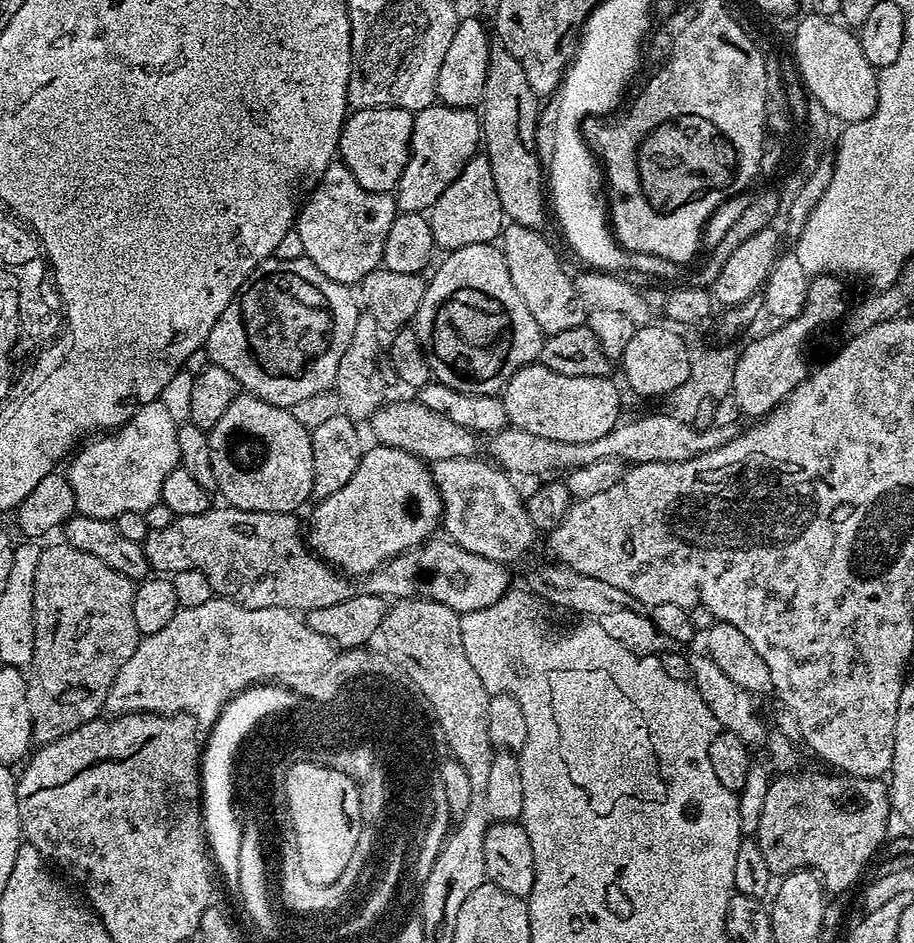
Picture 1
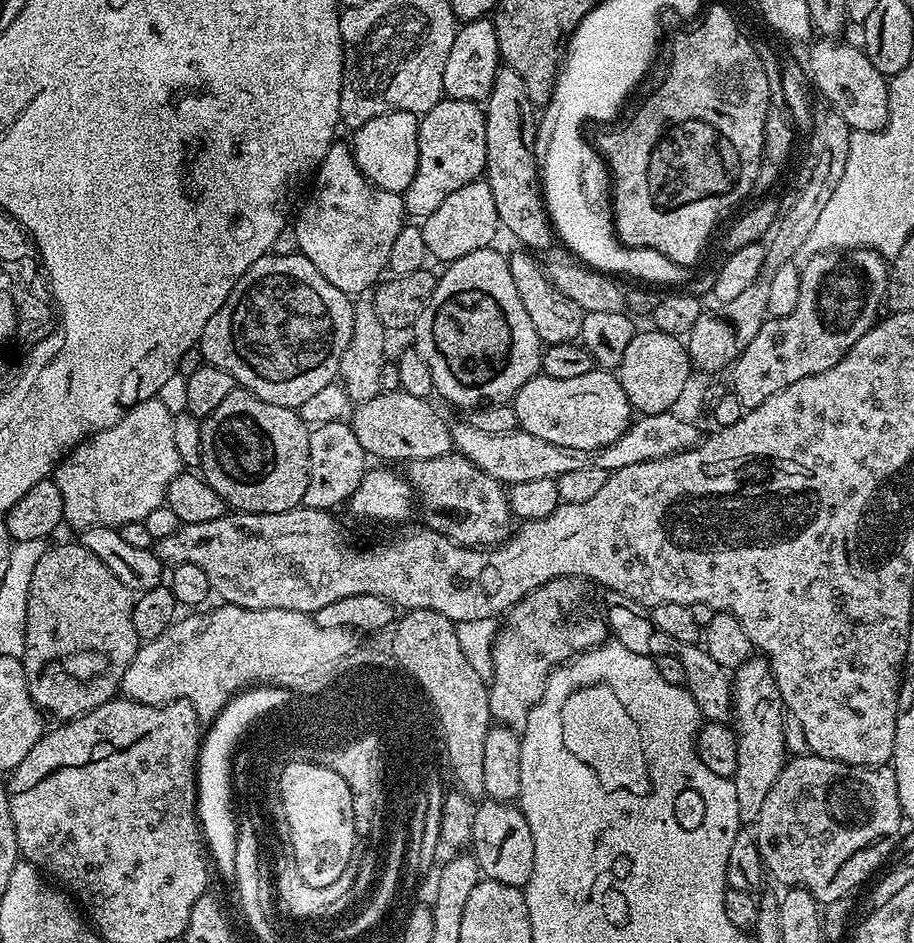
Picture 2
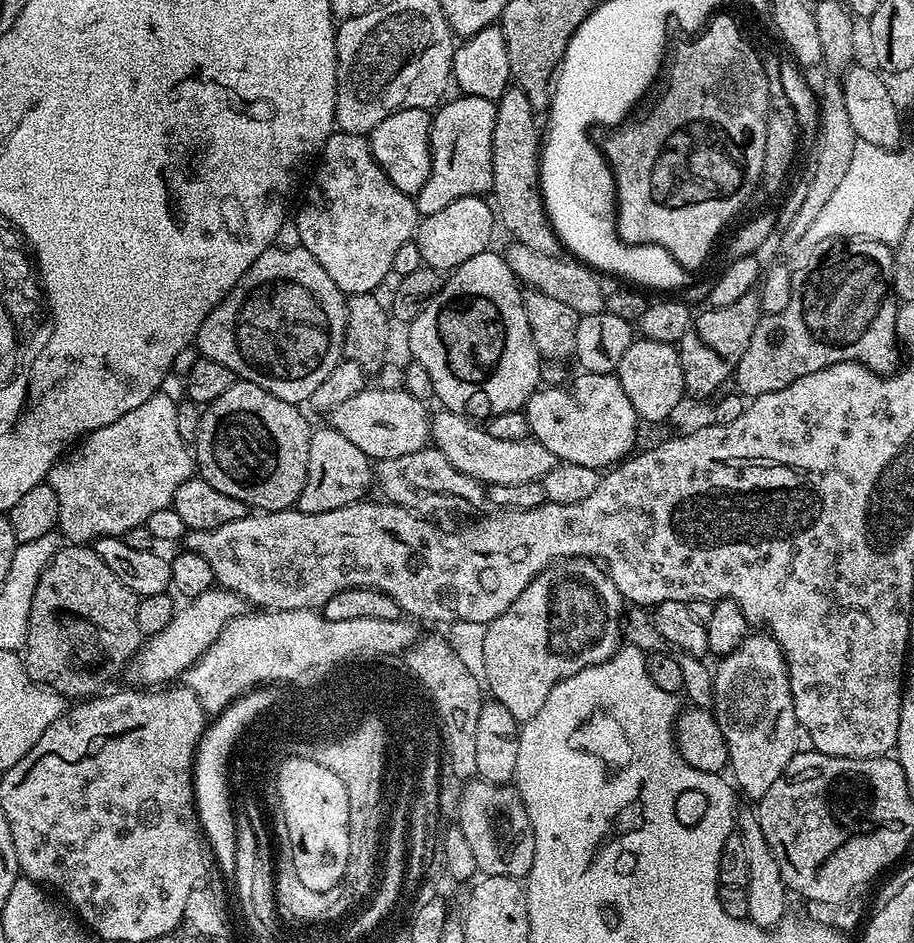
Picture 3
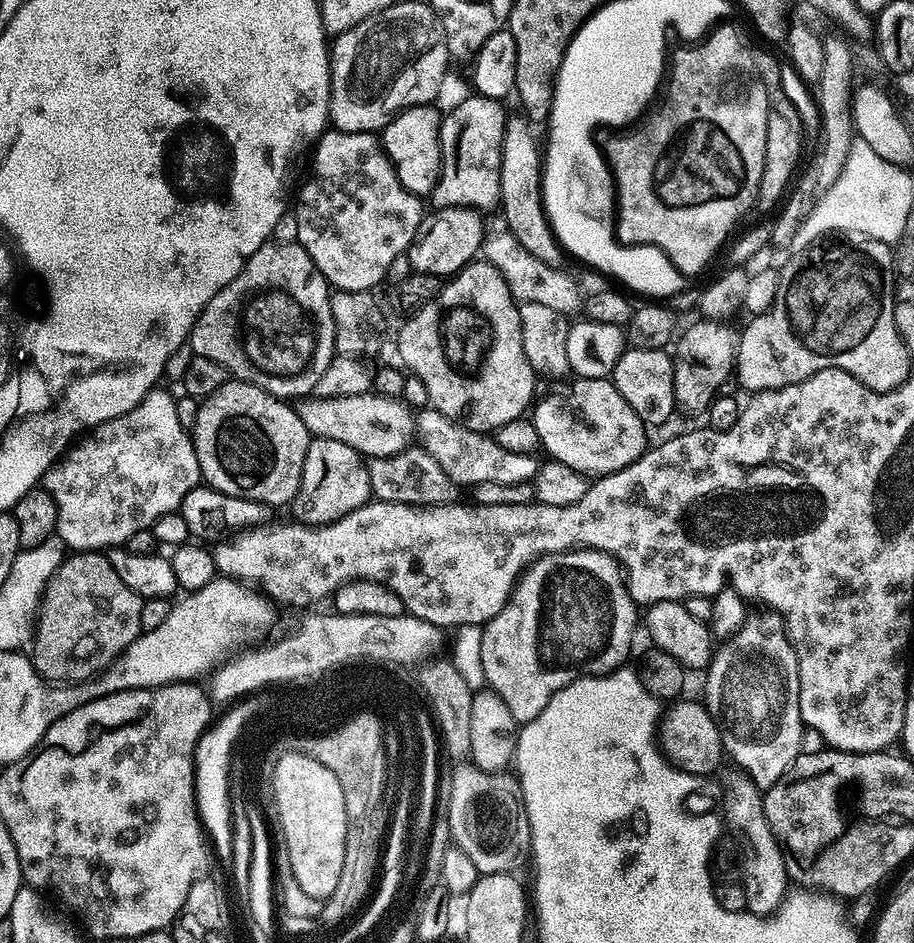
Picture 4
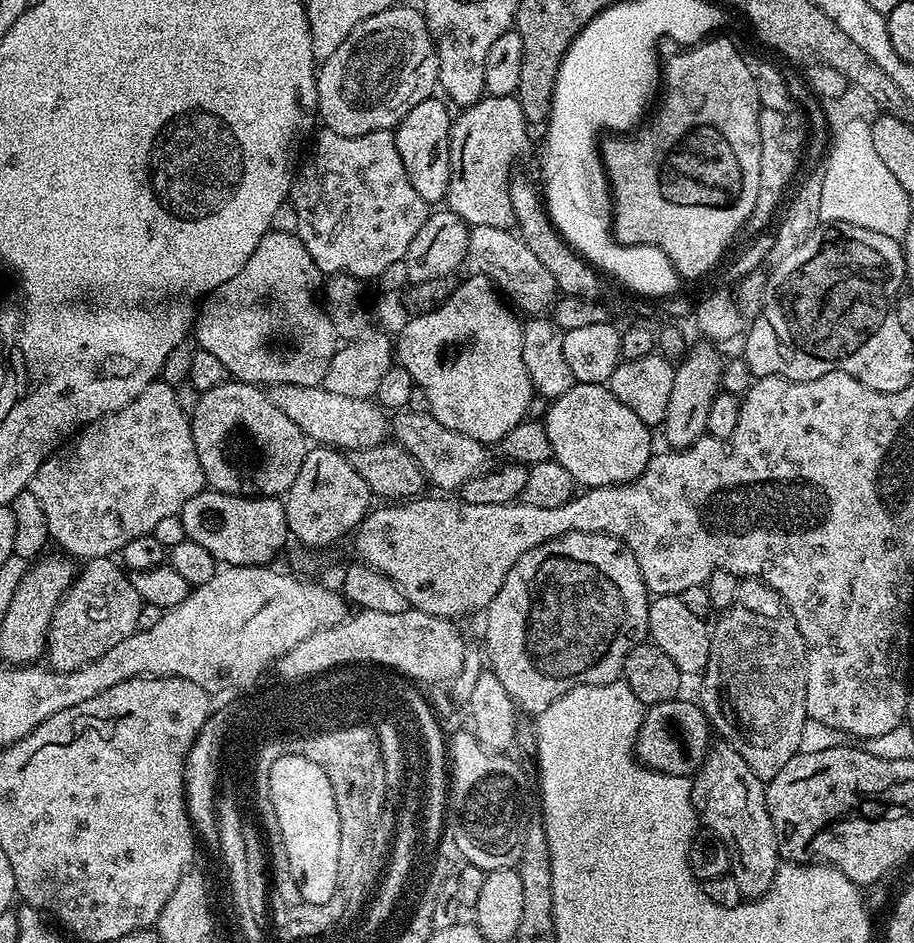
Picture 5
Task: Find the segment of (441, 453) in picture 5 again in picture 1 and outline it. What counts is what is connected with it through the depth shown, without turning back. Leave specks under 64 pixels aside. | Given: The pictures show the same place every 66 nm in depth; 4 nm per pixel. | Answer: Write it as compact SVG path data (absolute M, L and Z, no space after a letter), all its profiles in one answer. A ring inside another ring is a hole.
M656 412L653 416L640 416L637 420L625 419L610 430L602 438L594 438L594 442L558 442L554 438L542 438L539 434L530 434L530 430L511 426L495 433L488 444L487 455L499 467L509 474L520 476L544 476L556 474L559 468L571 470L590 466L590 462L599 460L628 460L629 465L649 464L650 462L683 462L690 458L698 458L738 435L736 424L730 426L707 426L695 428L687 419L680 419L675 414L667 416L664 412Z

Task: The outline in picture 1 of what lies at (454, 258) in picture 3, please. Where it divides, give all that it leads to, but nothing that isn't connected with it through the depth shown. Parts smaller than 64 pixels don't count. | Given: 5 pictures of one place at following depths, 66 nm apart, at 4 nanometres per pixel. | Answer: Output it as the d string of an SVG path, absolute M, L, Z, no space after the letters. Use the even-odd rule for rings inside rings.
M477 154L472 157L462 174L458 174L458 178L454 178L454 182L450 182L446 190L442 190L442 198L434 202L427 218L437 249L445 253L458 250L462 246L491 244L501 239L506 227L506 217L502 202L498 202L498 186L494 182L487 155Z

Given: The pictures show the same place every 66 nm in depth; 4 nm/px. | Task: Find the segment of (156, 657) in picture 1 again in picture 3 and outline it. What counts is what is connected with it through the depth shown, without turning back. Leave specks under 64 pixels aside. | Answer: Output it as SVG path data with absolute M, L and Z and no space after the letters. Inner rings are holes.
M294 608L290 612L252 612L250 616L241 614L229 622L203 658L182 677L183 683L200 699L205 713L219 714L238 698L238 694L269 682L307 681L309 675L321 674L325 663L338 660L339 655L355 653L363 658L390 658L386 656L407 653L418 639L417 625L408 618L350 618L349 621L330 622L319 611L307 608Z

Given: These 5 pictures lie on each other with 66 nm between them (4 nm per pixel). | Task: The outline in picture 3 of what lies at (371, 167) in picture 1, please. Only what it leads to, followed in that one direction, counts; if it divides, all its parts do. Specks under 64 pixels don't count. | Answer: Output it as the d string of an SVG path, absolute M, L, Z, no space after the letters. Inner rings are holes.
M399 108L394 114L382 118L378 126L370 133L372 153L376 161L384 168L385 174L407 196L415 197L416 193L426 186L432 169L432 133L433 113L426 108Z

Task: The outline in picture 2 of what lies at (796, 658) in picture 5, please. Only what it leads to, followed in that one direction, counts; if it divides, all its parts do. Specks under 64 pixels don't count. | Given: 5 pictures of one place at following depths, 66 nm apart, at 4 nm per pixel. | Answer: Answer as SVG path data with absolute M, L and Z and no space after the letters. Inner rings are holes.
M760 656L751 657L735 669L732 677L731 719L733 731L739 742L738 766L735 768L732 781L737 795L739 820L741 825L750 826L756 822L766 795L786 763L786 709L767 659Z

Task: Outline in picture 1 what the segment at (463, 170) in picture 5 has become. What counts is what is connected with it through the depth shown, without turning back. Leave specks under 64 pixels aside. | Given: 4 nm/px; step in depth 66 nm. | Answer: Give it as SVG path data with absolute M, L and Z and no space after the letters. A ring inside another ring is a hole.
M437 102L413 115L408 161L402 170L402 178L394 189L396 206L400 212L427 213L434 206L434 202L442 198L442 190L446 190L446 186L450 186L450 182L454 182L454 178L458 178L466 164L477 155L482 144L482 120L474 113L472 108L452 108L448 104Z

